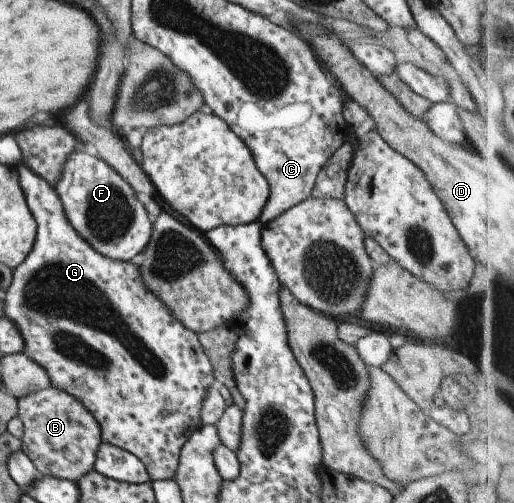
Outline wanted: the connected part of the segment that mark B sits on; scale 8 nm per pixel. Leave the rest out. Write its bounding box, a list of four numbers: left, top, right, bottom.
[17,387,100,481]

